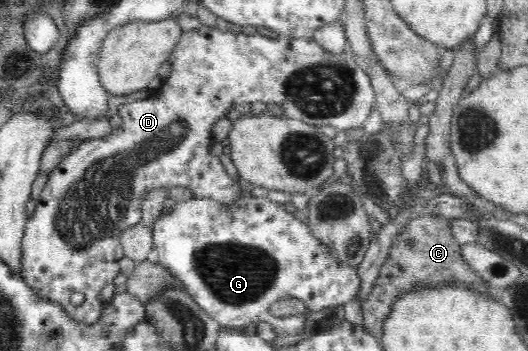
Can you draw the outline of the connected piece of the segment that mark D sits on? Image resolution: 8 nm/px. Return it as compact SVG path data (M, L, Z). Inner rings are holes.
M202 25L199 30L191 30L184 32L175 49L168 58L171 63L171 72L169 76L163 79L163 84L160 89L151 93L151 96L146 99L137 100L131 103L121 104L117 106L119 116L121 116L121 126L112 128L106 137L98 139L84 140L71 150L71 154L67 154L64 160L61 160L58 168L48 174L48 180L41 191L36 209L32 217L26 219L26 227L22 235L22 255L21 268L24 281L30 287L34 287L43 299L52 299L60 303L64 307L69 317L76 320L82 326L94 326L103 320L103 312L106 304L101 303L101 290L107 284L113 281L113 278L119 274L119 260L125 258L125 253L121 246L121 234L125 230L129 230L132 226L142 222L142 206L145 197L149 193L155 192L156 189L170 189L175 186L181 186L183 189L188 189L198 200L214 201L215 204L222 205L226 212L231 212L233 208L241 200L243 200L244 192L239 187L239 183L232 179L225 171L225 168L220 162L220 158L211 154L211 128L213 124L219 120L219 116L226 116L227 110L235 104L253 104L253 102L273 102L279 104L283 109L283 116L289 117L311 126L333 126L336 130L349 130L349 128L361 127L365 120L369 118L373 106L375 106L376 96L375 89L371 86L372 79L369 78L361 67L355 63L355 55L349 51L332 52L326 51L314 38L301 37L285 37L279 35L277 38L269 38L255 34L255 36L245 36L239 31L223 31L219 28ZM73 292L82 292L84 294L84 302L81 305L71 305L71 294Z

